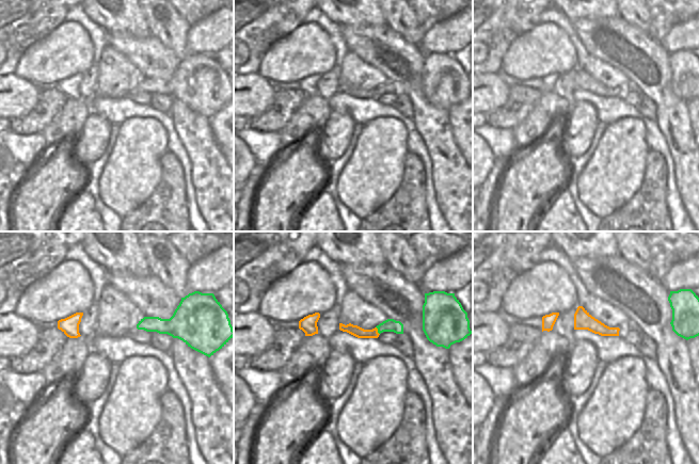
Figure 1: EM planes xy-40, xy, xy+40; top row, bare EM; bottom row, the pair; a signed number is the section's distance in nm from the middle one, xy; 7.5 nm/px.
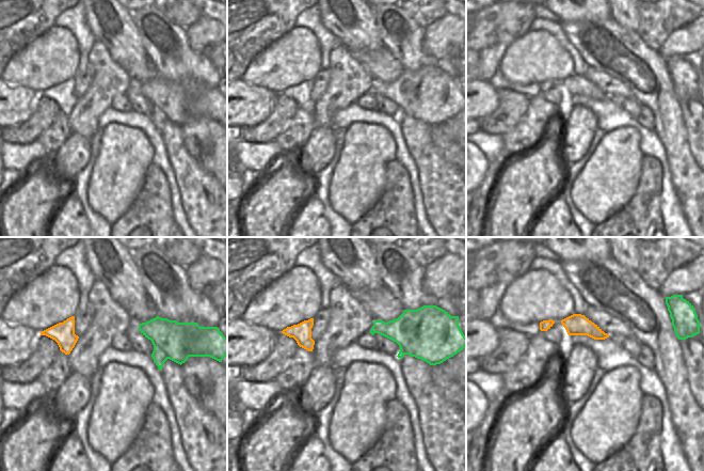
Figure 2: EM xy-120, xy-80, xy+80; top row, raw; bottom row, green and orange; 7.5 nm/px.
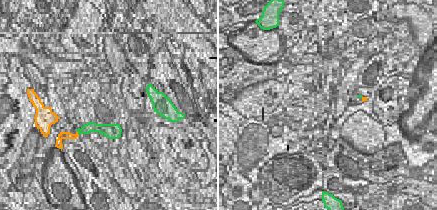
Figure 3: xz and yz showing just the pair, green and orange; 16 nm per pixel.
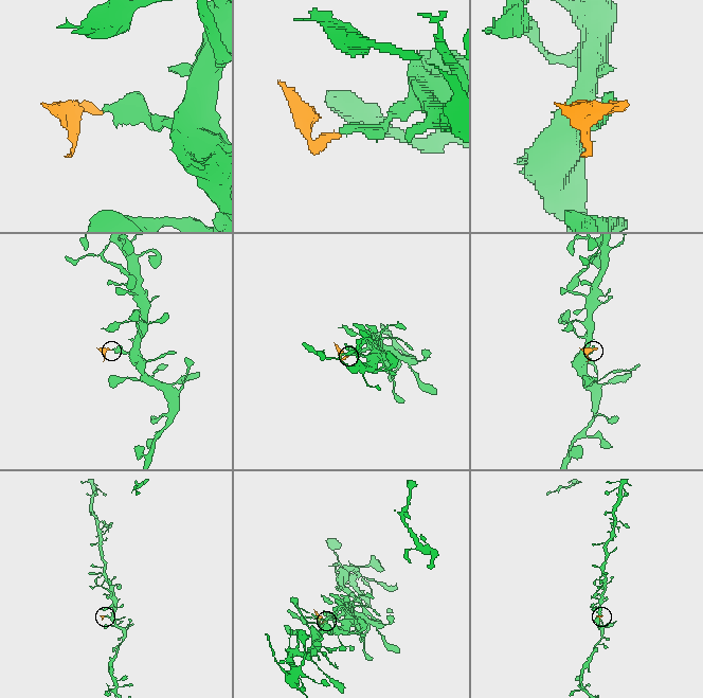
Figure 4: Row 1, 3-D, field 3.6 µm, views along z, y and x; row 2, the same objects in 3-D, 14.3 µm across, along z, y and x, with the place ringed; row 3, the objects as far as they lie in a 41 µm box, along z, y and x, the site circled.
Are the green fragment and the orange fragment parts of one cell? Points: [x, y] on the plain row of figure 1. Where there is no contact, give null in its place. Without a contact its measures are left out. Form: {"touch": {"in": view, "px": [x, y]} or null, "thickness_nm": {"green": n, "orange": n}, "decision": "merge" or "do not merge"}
{"touch": {"in": "xy", "px": [378, 92]}, "thickness_nm": {"green": 100, "orange": 80}, "decision": "do not merge"}

